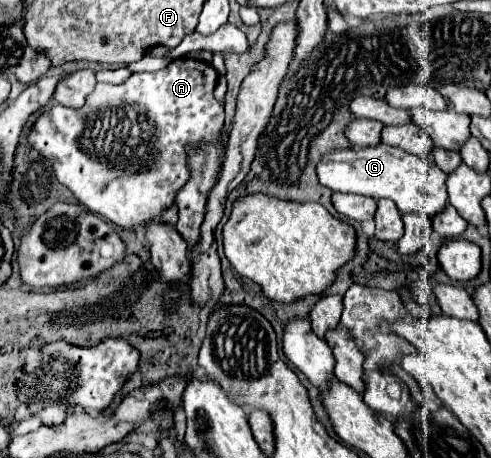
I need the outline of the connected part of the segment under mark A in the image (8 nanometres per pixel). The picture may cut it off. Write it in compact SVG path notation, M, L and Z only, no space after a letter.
M180 57L156 73L132 73L120 85L98 83L80 109L54 105L42 113L30 133L30 145L52 161L58 181L68 187L88 211L134 231L146 227L174 205L178 189L190 175L184 151L186 141L214 141L220 135L224 127L224 107L212 95L214 85L216 71L212 65L188 57Z

